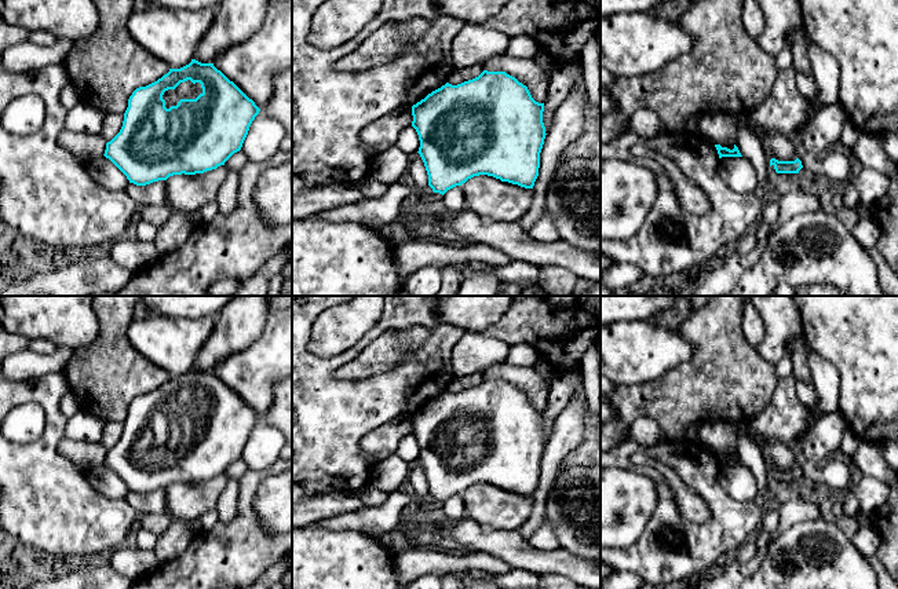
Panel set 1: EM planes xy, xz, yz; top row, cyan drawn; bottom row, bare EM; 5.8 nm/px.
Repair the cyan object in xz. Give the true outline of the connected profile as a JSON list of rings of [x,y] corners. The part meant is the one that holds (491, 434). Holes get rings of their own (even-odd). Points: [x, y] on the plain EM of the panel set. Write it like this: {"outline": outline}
{"outline": [[[483,378],[457,394],[446,391],[412,414],[412,435],[420,449],[428,494],[445,502],[479,483],[533,497],[539,484],[545,447],[544,411],[536,410],[528,395],[505,380]]]}

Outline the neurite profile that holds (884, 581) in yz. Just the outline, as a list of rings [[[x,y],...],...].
[[[868,556],[866,559],[877,575],[879,589],[898,589],[897,582],[888,575],[876,556]]]

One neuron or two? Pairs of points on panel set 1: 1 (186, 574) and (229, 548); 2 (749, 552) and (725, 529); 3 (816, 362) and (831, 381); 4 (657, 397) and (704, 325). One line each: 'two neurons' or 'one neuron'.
1: one neuron
2: two neurons
3: one neuron
4: one neuron

